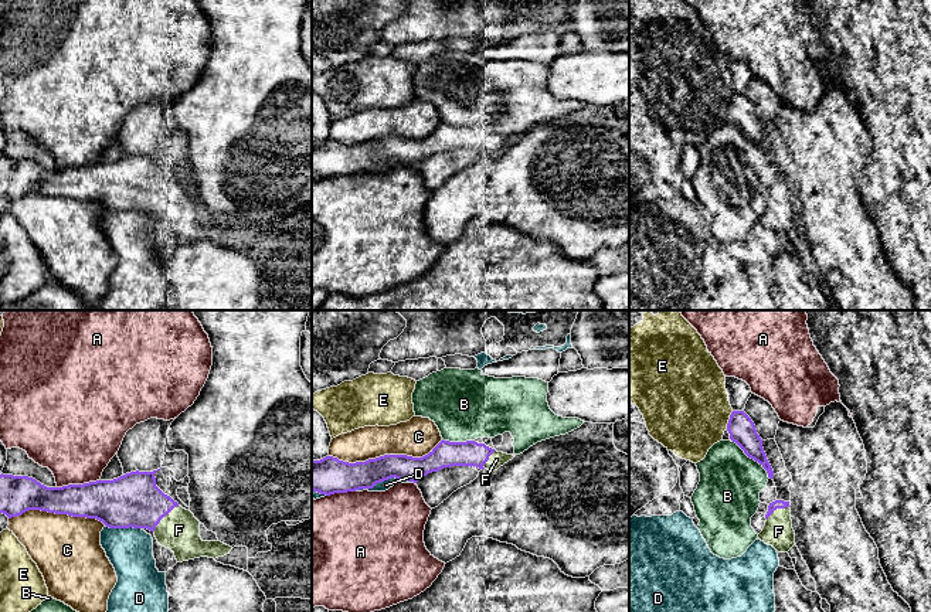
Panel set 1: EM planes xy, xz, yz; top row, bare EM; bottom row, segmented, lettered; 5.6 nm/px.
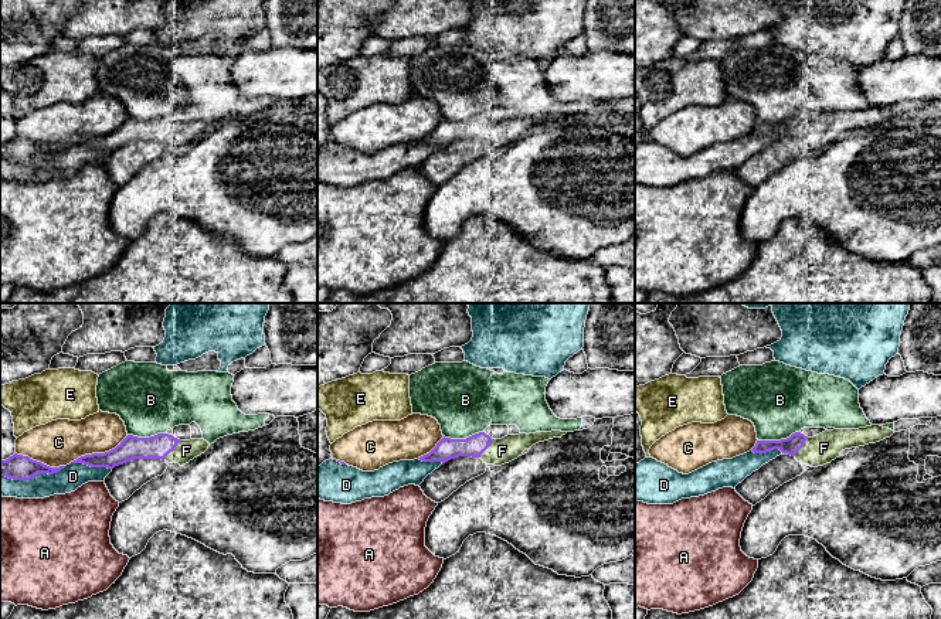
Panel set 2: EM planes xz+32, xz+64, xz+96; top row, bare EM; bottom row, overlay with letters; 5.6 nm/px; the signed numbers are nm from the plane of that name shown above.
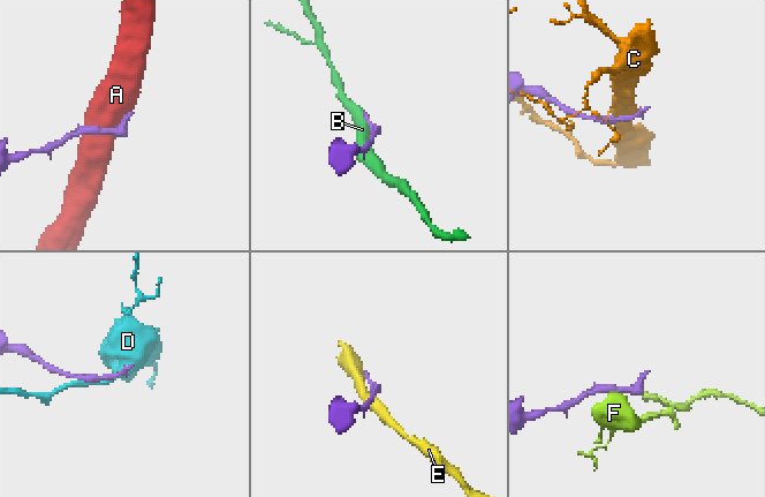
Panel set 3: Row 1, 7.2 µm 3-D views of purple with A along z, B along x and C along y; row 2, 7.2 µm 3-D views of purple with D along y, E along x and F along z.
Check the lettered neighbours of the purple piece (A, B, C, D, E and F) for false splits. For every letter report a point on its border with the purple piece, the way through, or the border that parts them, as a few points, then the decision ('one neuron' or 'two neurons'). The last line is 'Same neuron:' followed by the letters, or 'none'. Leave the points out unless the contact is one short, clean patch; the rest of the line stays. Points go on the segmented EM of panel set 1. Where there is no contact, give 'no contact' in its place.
A: xy (77, 485) | two neurons
B: yz (753, 458) | two neurons
C: xz (386, 455) | two neurons
D: xz (384, 479) | two neurons
E: yz (729, 420) | two neurons
F: xy (163, 516) | one neuron
Same neuron: F

